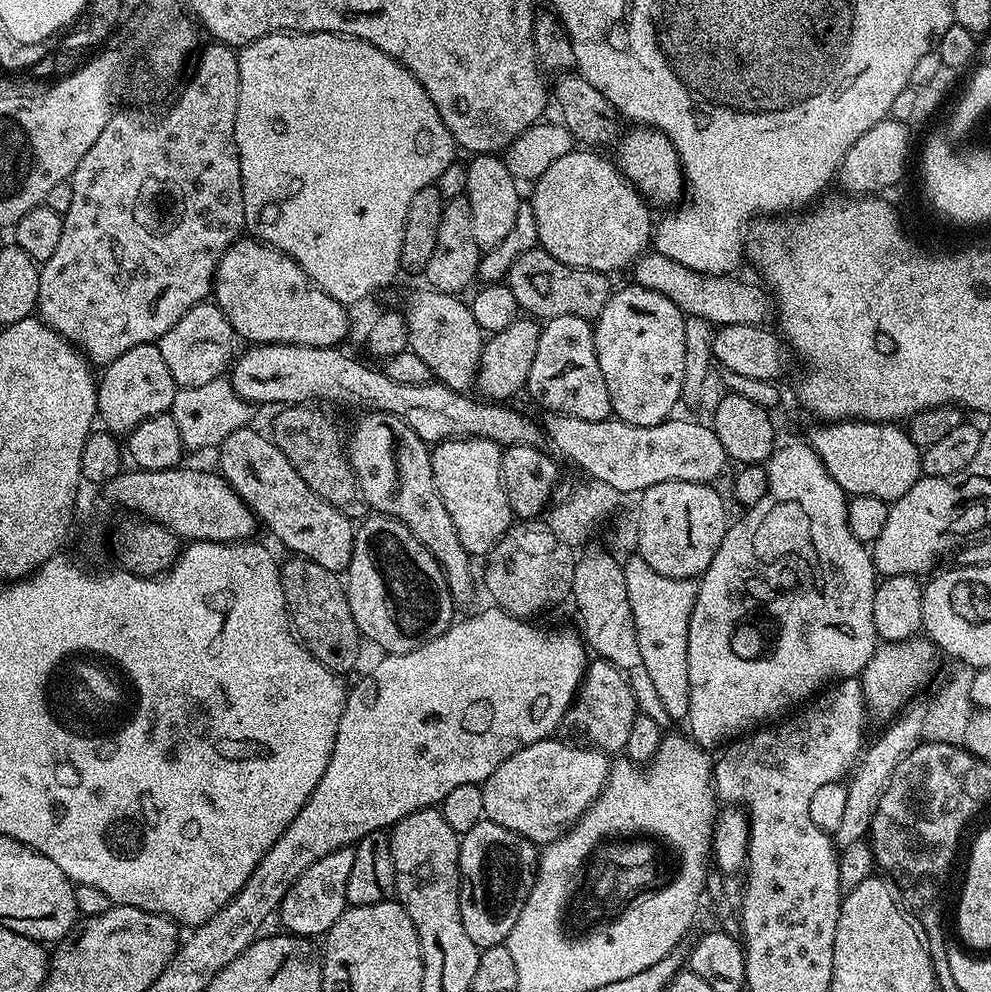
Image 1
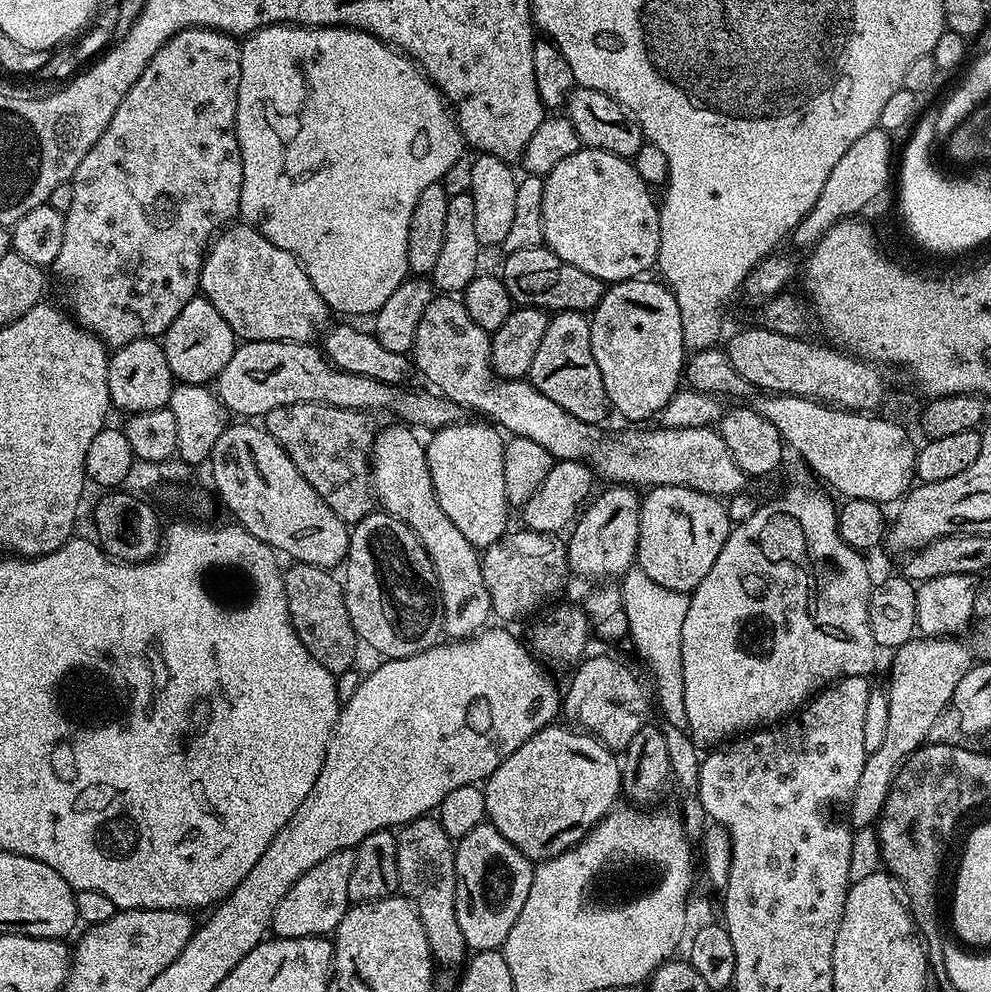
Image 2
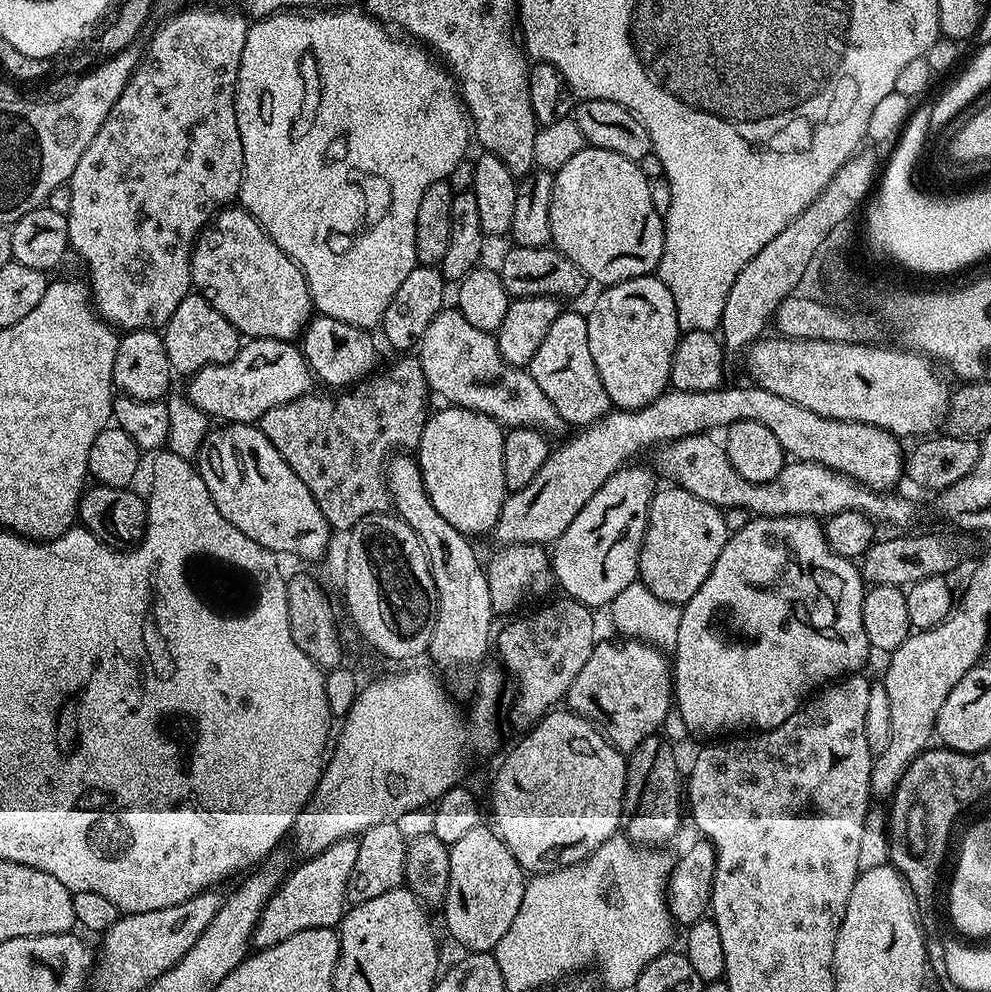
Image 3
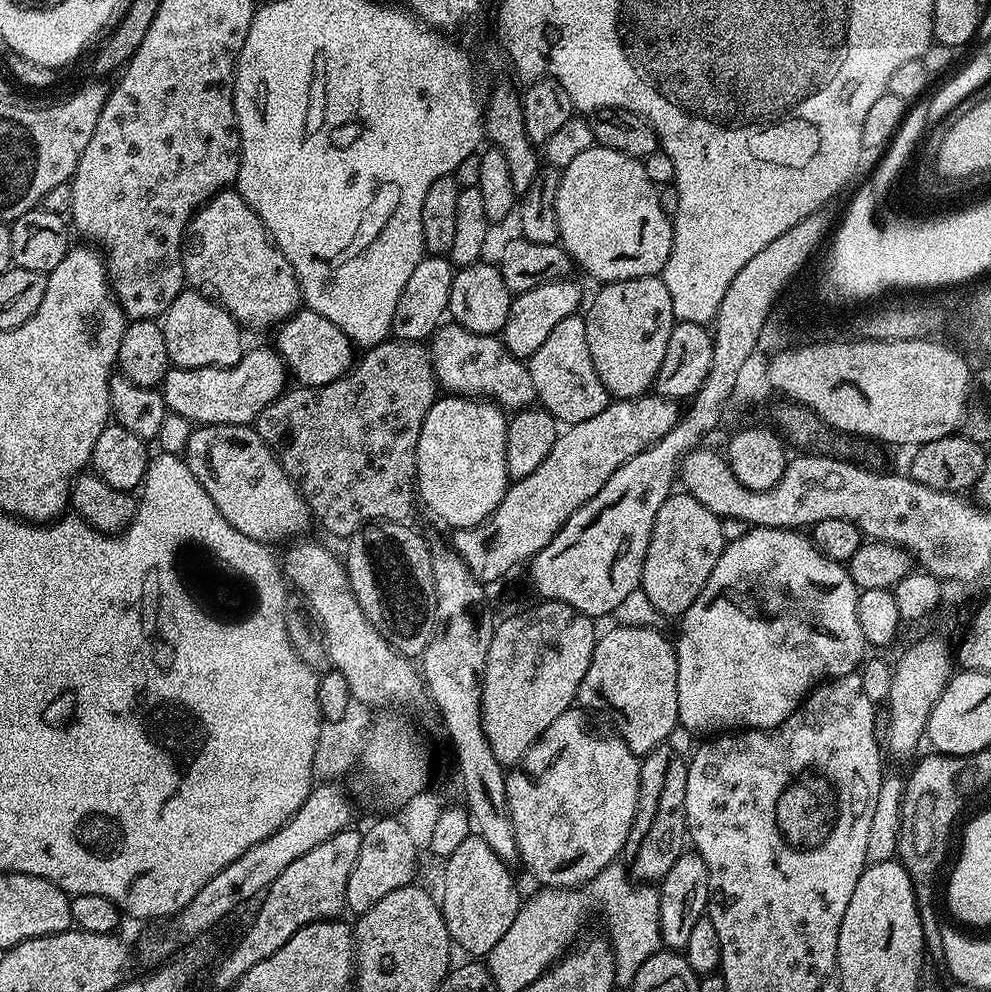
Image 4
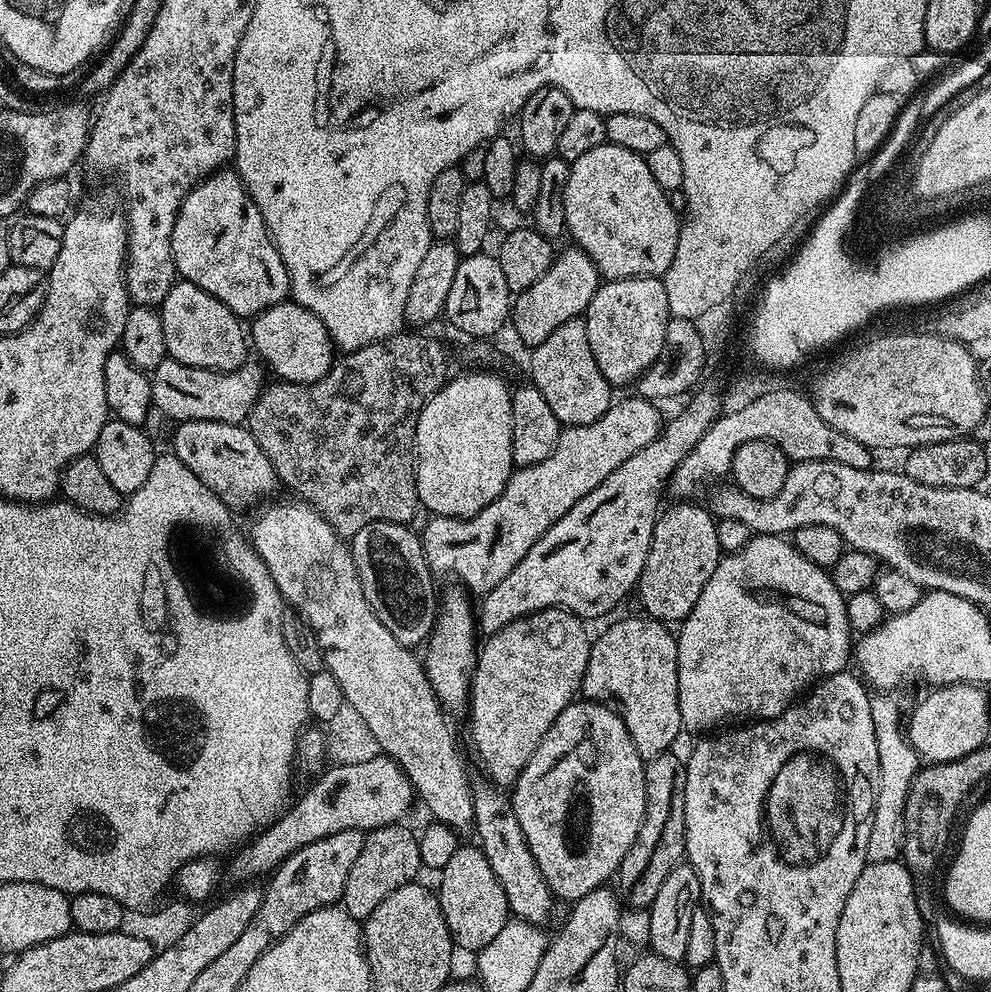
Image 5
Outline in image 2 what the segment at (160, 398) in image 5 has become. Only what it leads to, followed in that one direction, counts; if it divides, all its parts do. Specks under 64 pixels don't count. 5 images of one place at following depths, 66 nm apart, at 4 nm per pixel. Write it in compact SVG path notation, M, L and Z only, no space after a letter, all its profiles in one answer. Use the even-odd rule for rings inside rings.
M249 340L241 343L214 381L216 396L236 418L263 418L270 410L291 404L329 404L369 414L393 412L397 421L416 430L444 428L447 424L459 424L465 419L465 409L450 402L439 392L415 392L408 387L387 384L369 376L350 374L346 370L338 369L315 343L269 340Z

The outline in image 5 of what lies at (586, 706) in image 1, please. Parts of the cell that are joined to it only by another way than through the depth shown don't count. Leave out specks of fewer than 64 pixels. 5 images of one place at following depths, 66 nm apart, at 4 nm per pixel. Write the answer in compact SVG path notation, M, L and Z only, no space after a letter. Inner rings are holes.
M647 615L628 616L625 620L616 620L600 637L592 640L590 658L586 662L586 674L582 685L583 699L596 704L605 704L607 708L619 714L638 754L644 761L658 758L671 749L674 737L682 730L680 707L678 706L678 646L676 636L668 633L669 625Z

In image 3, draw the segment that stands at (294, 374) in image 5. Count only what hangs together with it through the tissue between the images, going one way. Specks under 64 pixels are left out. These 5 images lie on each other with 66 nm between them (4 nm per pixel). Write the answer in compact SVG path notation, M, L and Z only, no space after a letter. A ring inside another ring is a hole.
M316 314L302 333L300 348L317 381L322 380L333 388L344 388L368 379L377 371L376 340L372 335L369 329Z

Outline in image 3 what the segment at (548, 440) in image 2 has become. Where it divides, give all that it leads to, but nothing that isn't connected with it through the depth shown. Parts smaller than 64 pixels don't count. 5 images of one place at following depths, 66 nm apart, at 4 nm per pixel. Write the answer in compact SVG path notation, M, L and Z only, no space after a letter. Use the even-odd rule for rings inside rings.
M441 309L440 313L435 316L435 321L430 324L426 334L421 338L418 351L420 351L418 359L422 366L422 374L426 374L429 389L435 395L437 392L449 405L486 414L505 429L538 428L545 434L565 431L564 419L558 414L554 402L550 402L550 398L542 394L531 372L527 368L516 368L513 364L506 363L496 345L495 335L471 325L459 309ZM701 434L698 436L683 436L677 440L670 440L663 445L655 453L655 467L660 467L659 475L665 476L665 481L671 482L677 488L685 488L690 490L690 494L694 494L694 498L702 498L702 502L710 502L714 507L727 510L730 508L741 508L752 513L753 517L758 516L815 516L817 518L827 518L834 514L842 514L842 510L854 510L861 512L870 517L874 522L885 520L888 524L904 524L912 516L912 504L908 500L903 500L900 496L892 496L891 491L877 490L868 488L865 484L859 484L854 478L850 478L841 472L835 472L825 466L825 464L815 464L814 462L806 462L805 460L792 460L785 463L782 470L778 470L778 478L770 478L770 482L765 484L755 484L746 478L742 478L742 474L738 474L738 470L734 470L734 466L730 466L730 458L726 454L724 444L715 440L715 435Z

